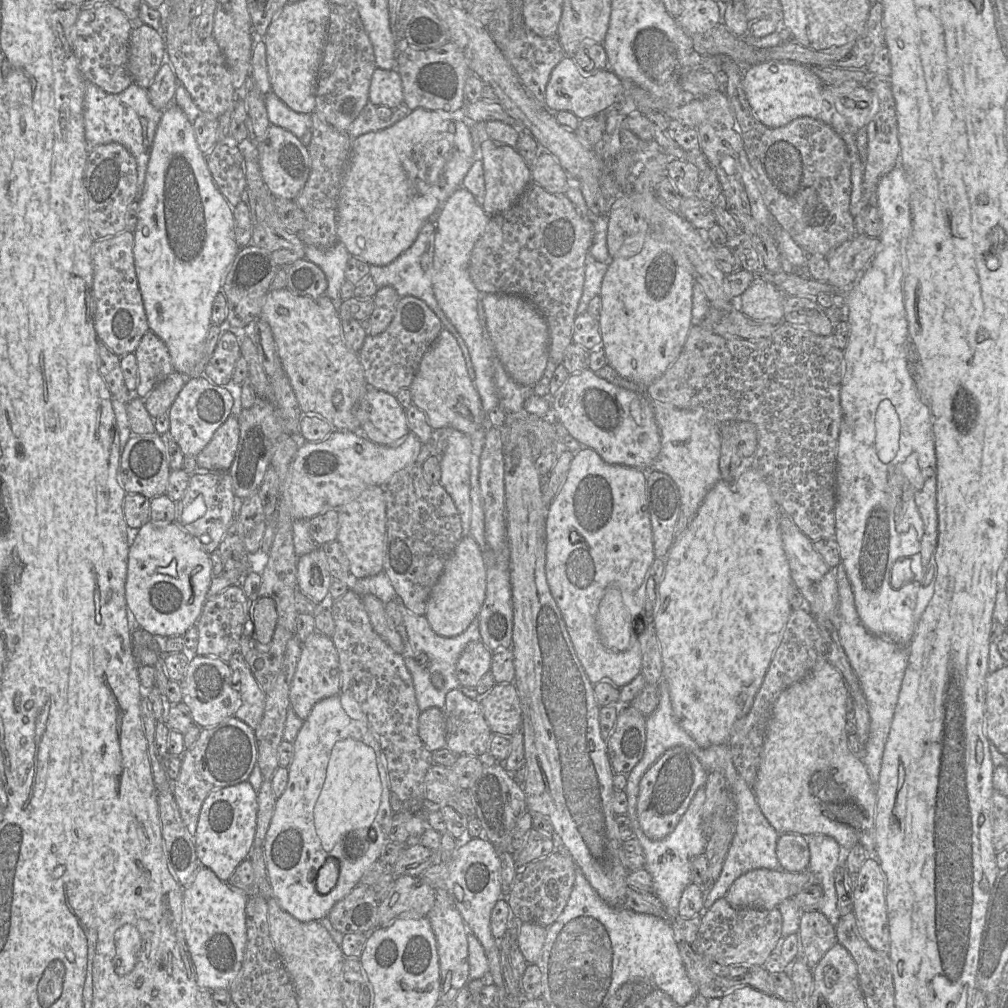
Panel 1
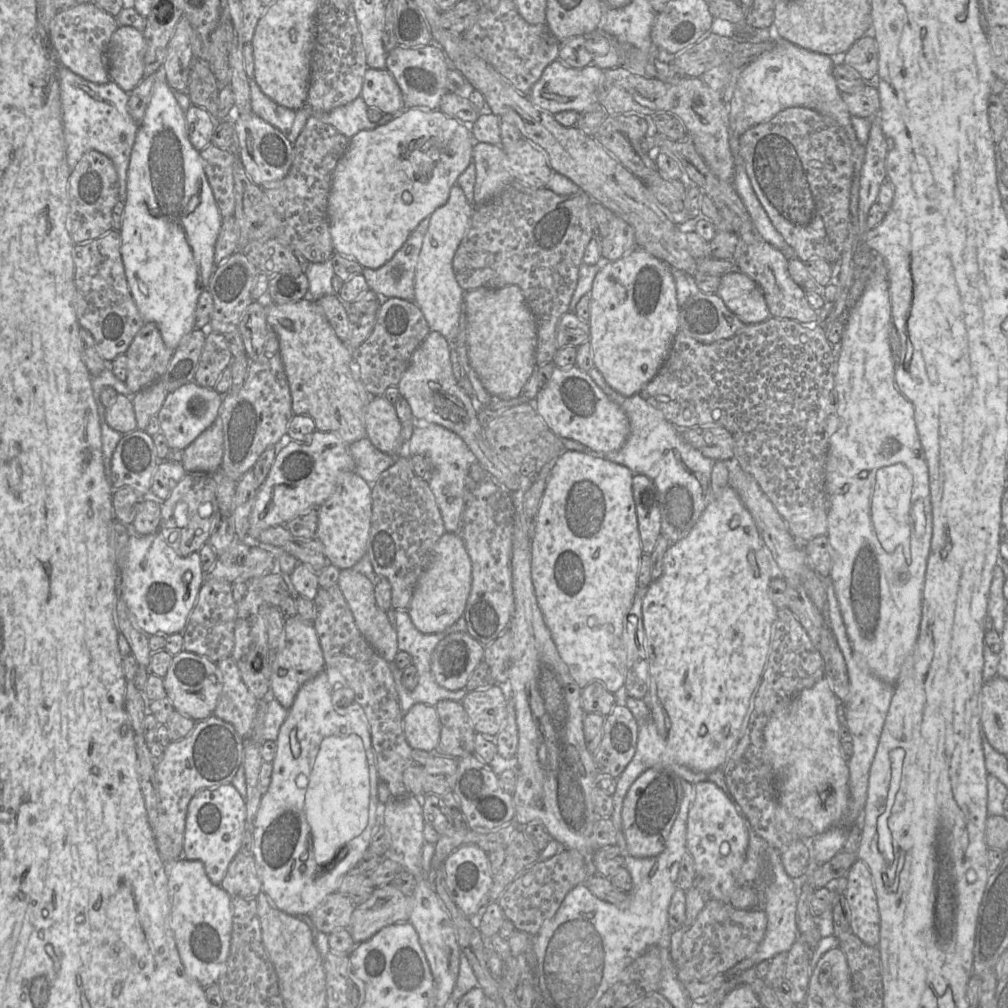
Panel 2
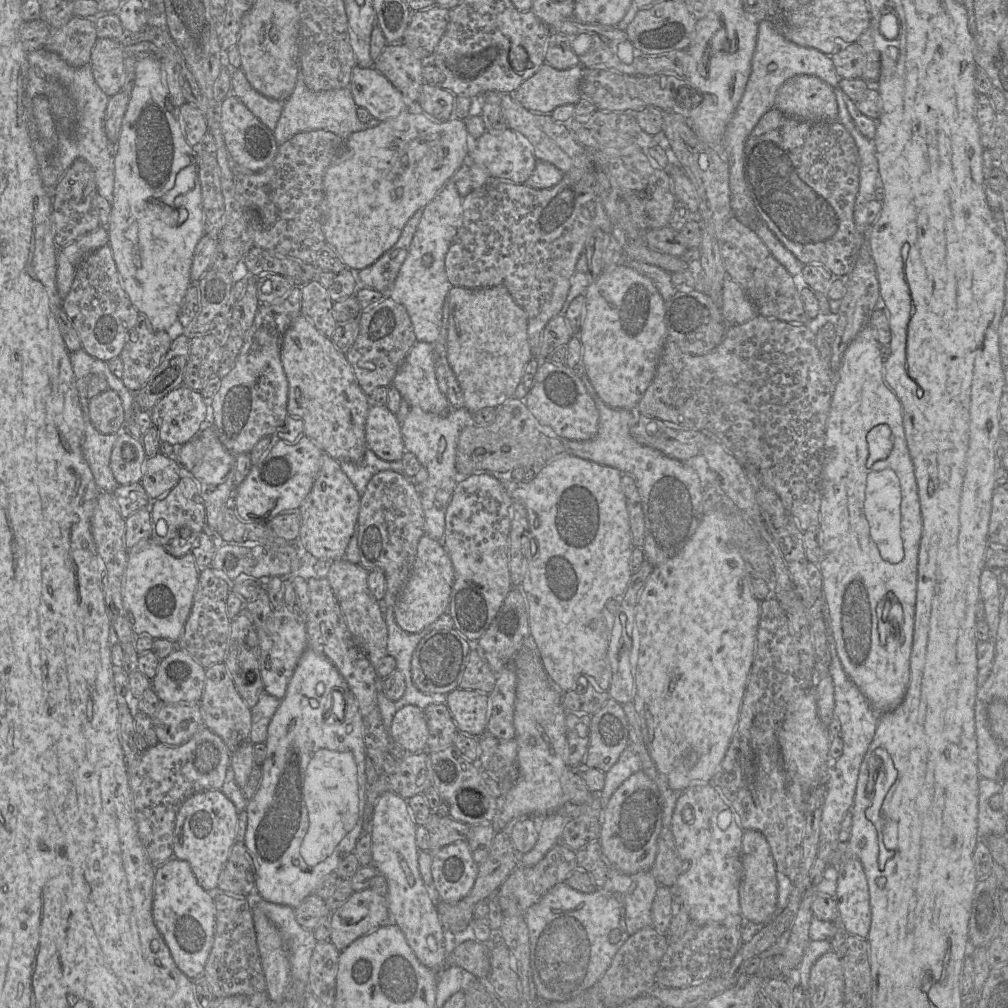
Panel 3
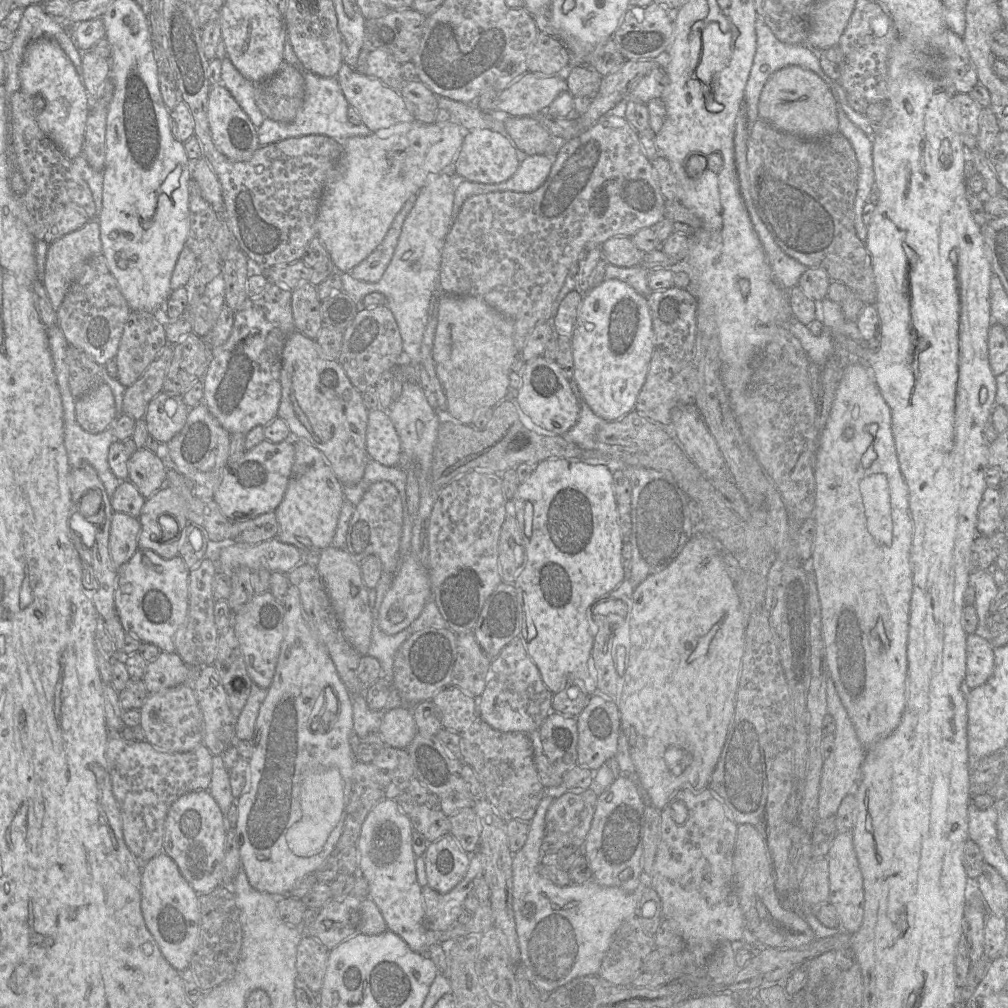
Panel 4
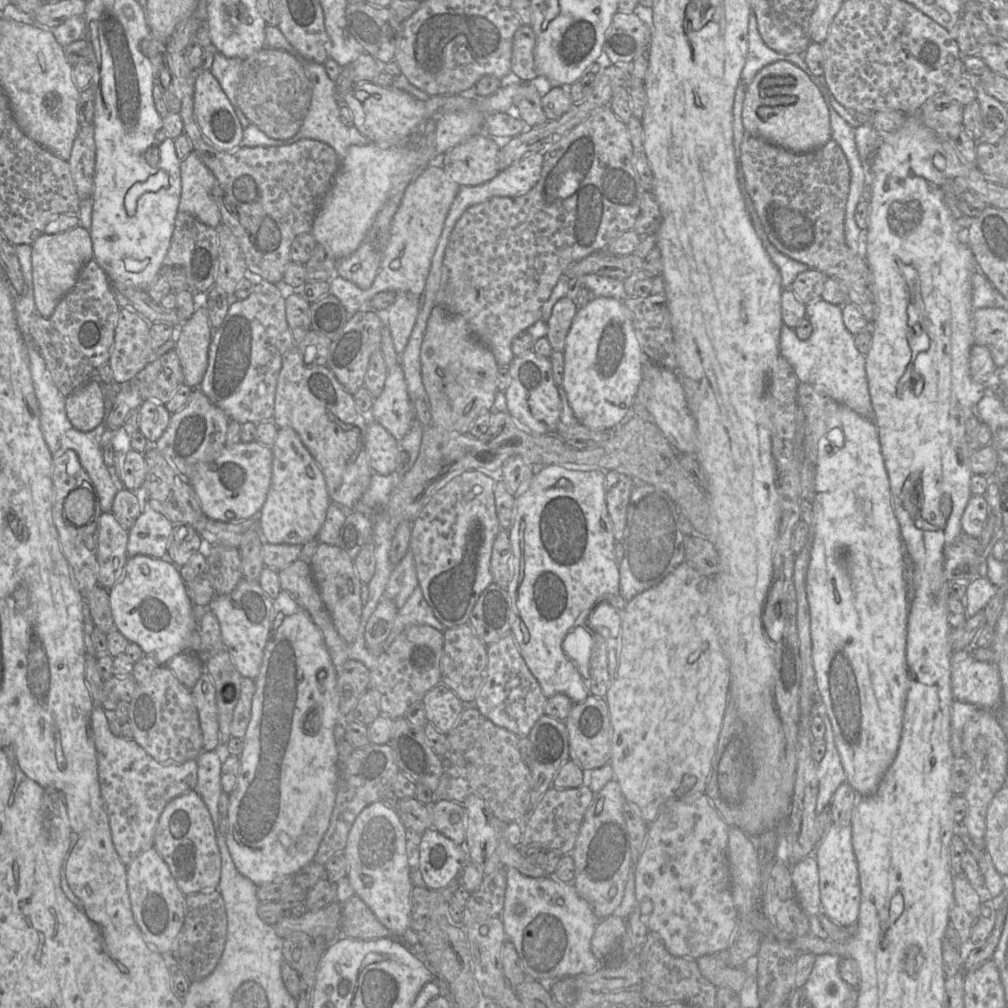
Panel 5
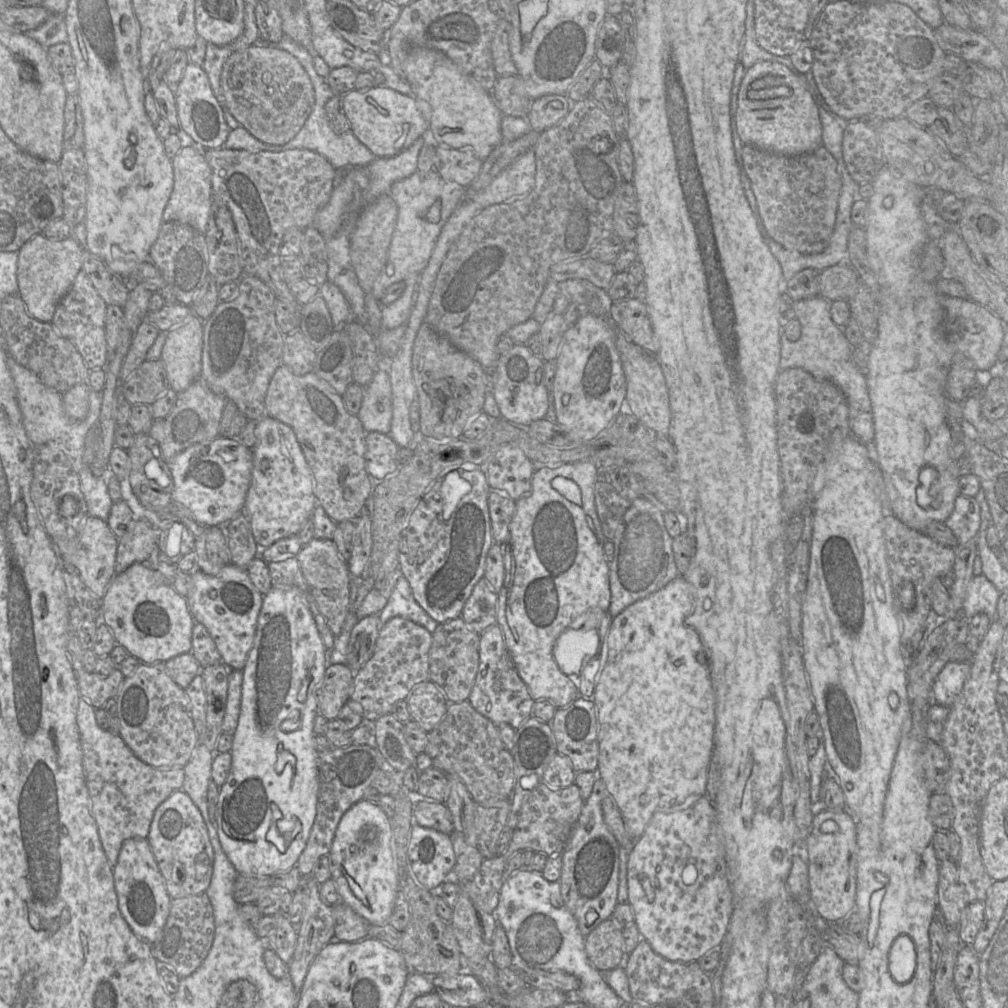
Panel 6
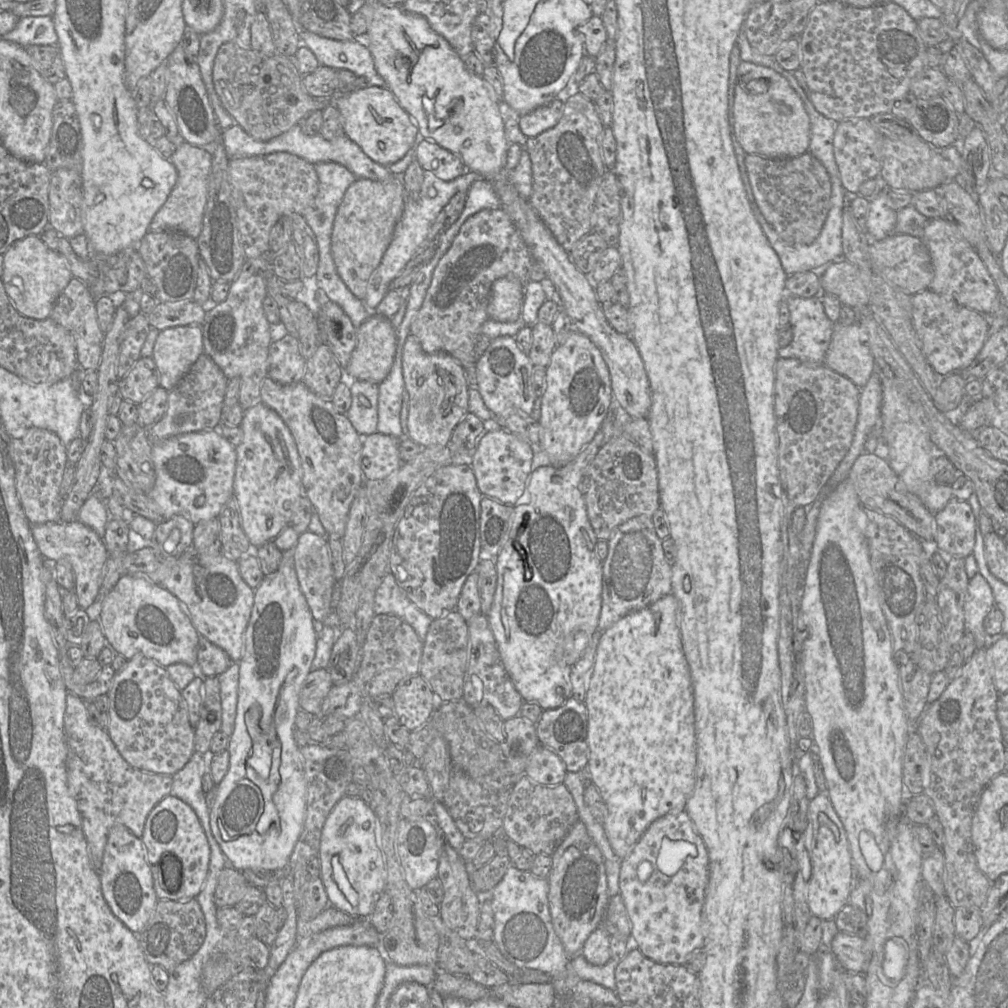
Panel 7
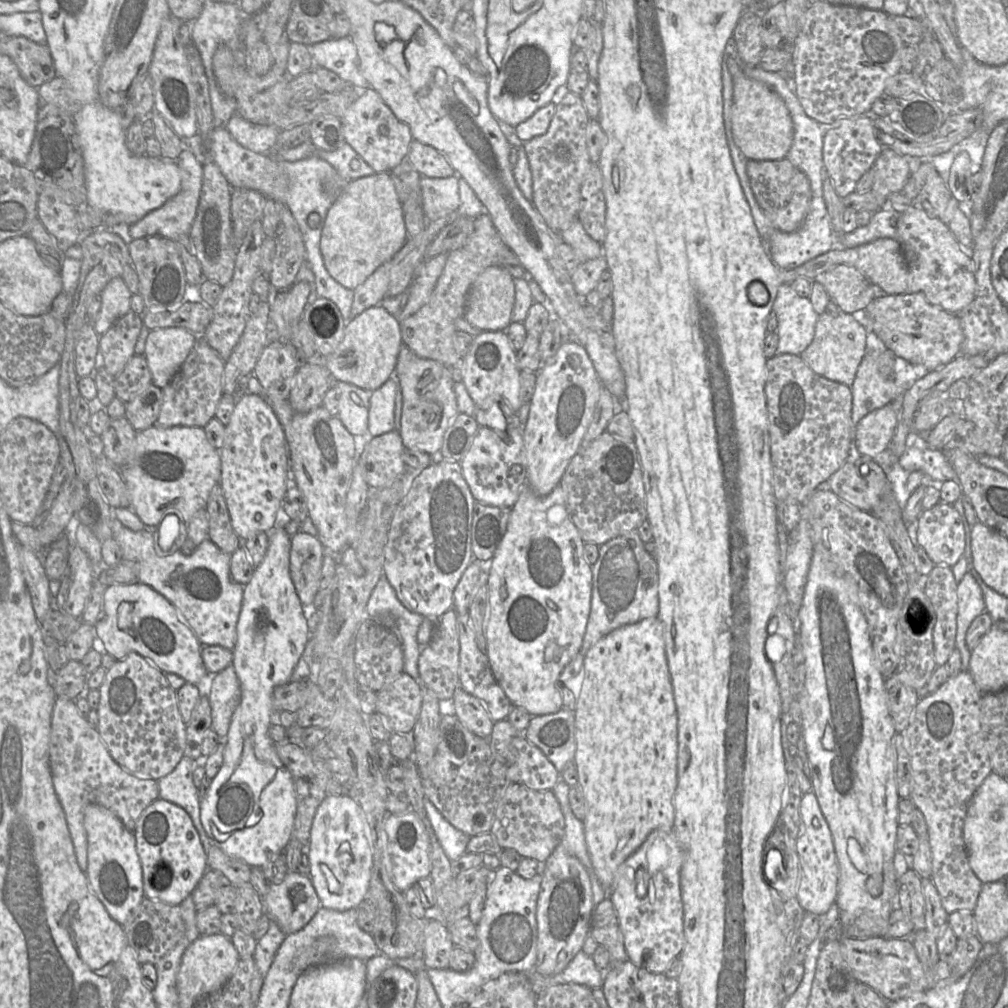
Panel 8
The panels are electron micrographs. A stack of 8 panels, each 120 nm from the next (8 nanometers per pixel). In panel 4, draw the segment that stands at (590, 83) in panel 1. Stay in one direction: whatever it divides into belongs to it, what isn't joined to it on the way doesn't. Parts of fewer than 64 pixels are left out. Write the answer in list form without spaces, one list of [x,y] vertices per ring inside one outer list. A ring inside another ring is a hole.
[[[527,72],[500,92],[496,108],[488,113],[492,117],[538,116],[545,112],[557,96],[566,91],[566,79],[561,75],[547,75],[540,72]]]

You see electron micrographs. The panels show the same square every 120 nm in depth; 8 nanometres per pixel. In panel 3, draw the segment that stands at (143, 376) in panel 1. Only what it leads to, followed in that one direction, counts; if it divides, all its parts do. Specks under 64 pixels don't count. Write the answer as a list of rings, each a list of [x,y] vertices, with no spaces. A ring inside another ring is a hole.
[[[140,313],[119,356],[123,362],[121,380],[127,389],[137,392],[148,382],[171,341],[168,332],[154,329],[149,319]]]

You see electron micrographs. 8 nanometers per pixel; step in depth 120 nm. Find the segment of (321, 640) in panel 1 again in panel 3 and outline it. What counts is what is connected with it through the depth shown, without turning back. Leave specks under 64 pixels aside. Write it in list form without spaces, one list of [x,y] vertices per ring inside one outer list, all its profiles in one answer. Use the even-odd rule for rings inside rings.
[[[288,606],[273,609],[268,619],[257,626],[256,634],[259,646],[259,665],[266,693],[283,699],[289,680],[303,652],[308,648],[308,638],[305,618],[292,612]]]

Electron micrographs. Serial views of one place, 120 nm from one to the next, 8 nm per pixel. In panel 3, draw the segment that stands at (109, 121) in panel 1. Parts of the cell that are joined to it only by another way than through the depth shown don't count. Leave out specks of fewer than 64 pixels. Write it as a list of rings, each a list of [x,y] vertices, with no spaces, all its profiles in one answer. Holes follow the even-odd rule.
[[[38,49],[31,51],[29,64],[37,69],[45,83],[59,83],[68,94],[67,102],[71,105],[71,117],[56,120],[57,142],[49,154],[57,174],[57,181],[64,175],[78,158],[86,160],[92,167],[98,193],[113,201],[114,191],[114,160],[117,146],[109,140],[105,131],[105,113],[109,101],[107,96],[96,83],[90,64],[75,67],[68,64],[56,53]]]

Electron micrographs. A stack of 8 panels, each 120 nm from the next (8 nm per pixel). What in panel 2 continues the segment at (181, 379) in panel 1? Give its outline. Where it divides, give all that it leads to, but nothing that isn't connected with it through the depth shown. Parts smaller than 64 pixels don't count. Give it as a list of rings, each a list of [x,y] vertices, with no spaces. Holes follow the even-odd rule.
[[[154,382],[132,395],[137,430],[145,430],[152,416],[157,415],[169,392],[159,382]]]

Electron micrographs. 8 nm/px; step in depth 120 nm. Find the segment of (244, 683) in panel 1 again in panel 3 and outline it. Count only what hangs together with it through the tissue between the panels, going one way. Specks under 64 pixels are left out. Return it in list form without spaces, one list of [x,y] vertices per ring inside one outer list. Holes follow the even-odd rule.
[[[223,662],[206,668],[205,683],[199,705],[204,726],[220,736],[231,752],[248,741],[252,723],[251,708],[238,694]]]

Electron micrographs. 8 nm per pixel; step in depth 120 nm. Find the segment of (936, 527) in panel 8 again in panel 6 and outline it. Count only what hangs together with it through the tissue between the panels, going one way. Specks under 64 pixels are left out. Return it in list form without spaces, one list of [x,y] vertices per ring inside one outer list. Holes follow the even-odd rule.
[[[959,495],[955,499],[954,509],[950,516],[945,520],[944,524],[956,536],[959,545],[969,542],[975,542],[979,526],[980,526],[980,506],[975,497]]]

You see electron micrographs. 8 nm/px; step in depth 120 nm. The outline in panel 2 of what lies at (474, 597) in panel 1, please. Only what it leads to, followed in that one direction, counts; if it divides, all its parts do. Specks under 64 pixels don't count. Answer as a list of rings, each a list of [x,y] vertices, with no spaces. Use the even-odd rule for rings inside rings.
[[[445,533],[434,547],[430,563],[420,576],[407,613],[417,630],[424,634],[442,633],[463,617],[472,584],[472,565],[462,538]]]

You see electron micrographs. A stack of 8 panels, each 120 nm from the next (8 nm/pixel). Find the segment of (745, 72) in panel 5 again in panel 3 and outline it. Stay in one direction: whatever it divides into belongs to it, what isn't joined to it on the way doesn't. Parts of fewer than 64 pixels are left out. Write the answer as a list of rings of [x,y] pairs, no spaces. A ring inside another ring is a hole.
[[[765,19],[758,23],[758,39],[752,58],[751,73],[745,86],[741,100],[727,124],[721,143],[721,152],[729,167],[729,185],[731,192],[731,208],[733,214],[751,230],[762,221],[758,215],[753,199],[744,177],[744,148],[745,143],[761,117],[774,108],[775,96],[779,88],[790,78],[797,75],[811,75],[825,81],[837,93],[840,88],[836,69],[831,56],[821,51],[799,46],[780,32],[777,23]]]

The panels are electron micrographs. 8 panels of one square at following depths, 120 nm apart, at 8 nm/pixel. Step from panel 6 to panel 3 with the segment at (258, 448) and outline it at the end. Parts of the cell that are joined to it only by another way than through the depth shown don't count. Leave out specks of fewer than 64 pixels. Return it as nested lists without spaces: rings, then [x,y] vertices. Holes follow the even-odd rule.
[[[323,452],[321,467],[312,489],[298,508],[301,526],[297,543],[314,559],[334,561],[344,558],[357,525],[360,500],[360,495],[340,463]]]

